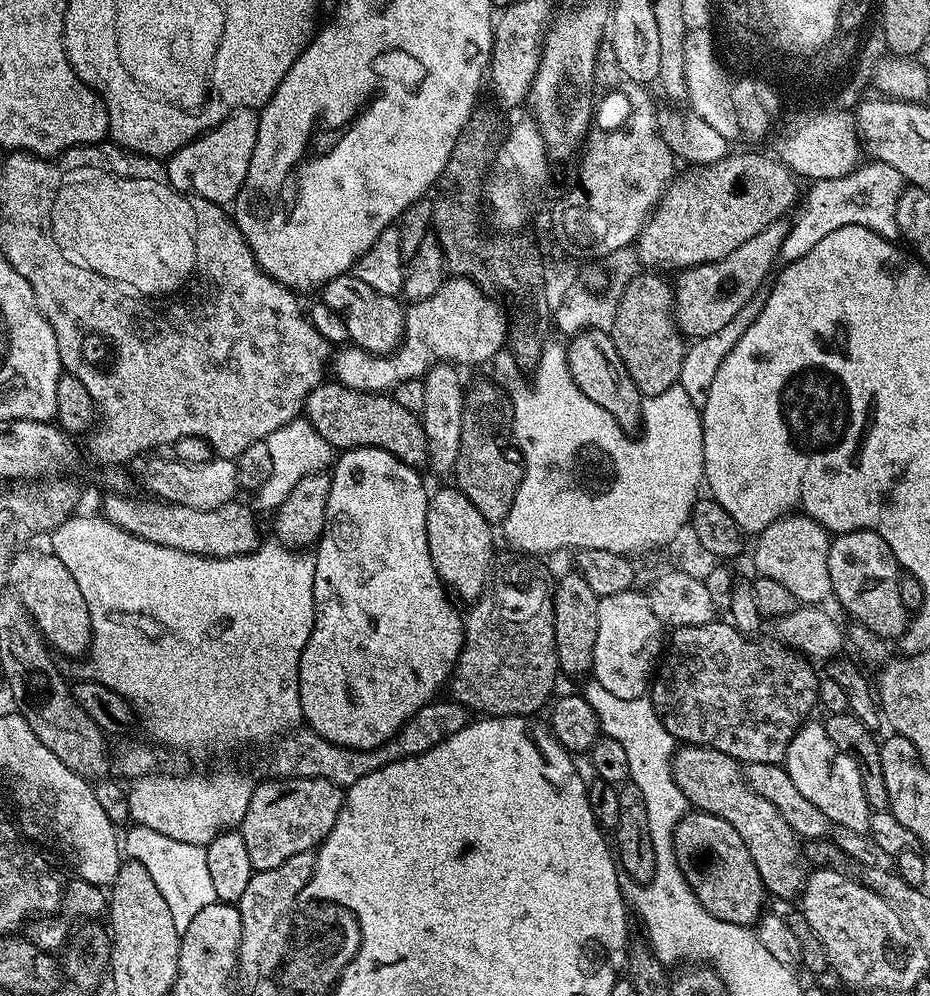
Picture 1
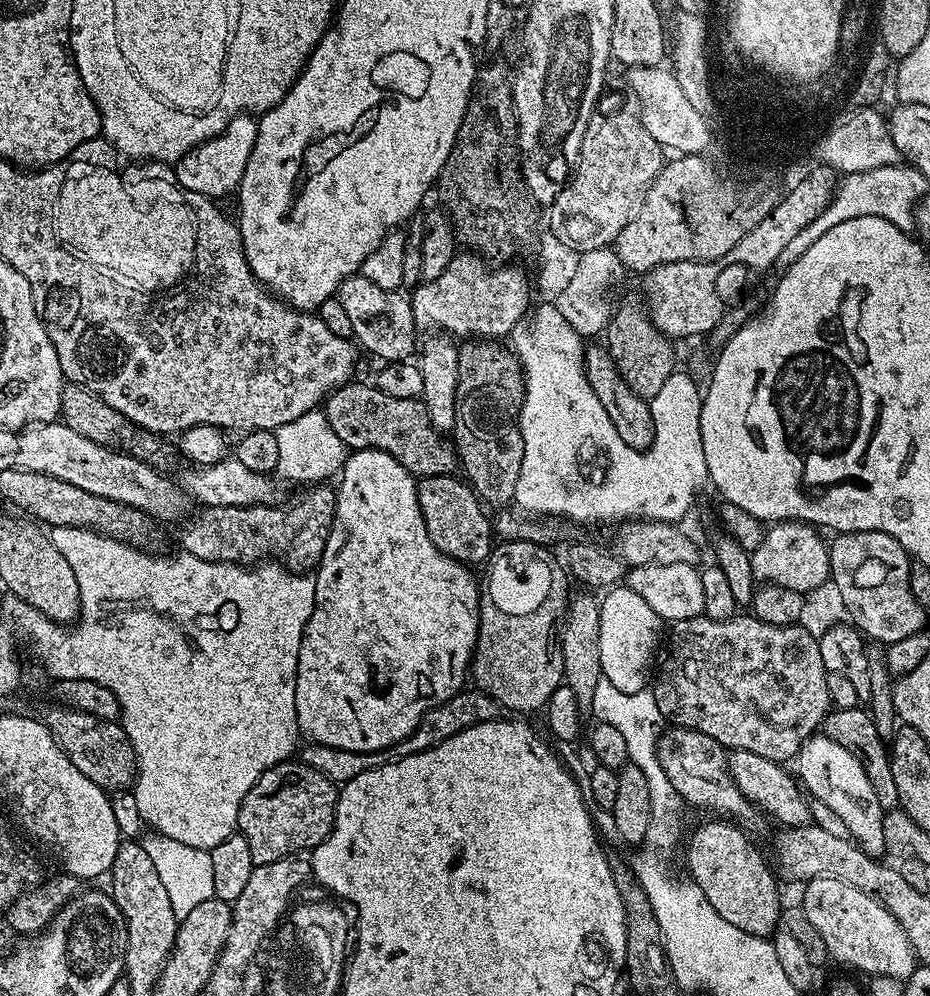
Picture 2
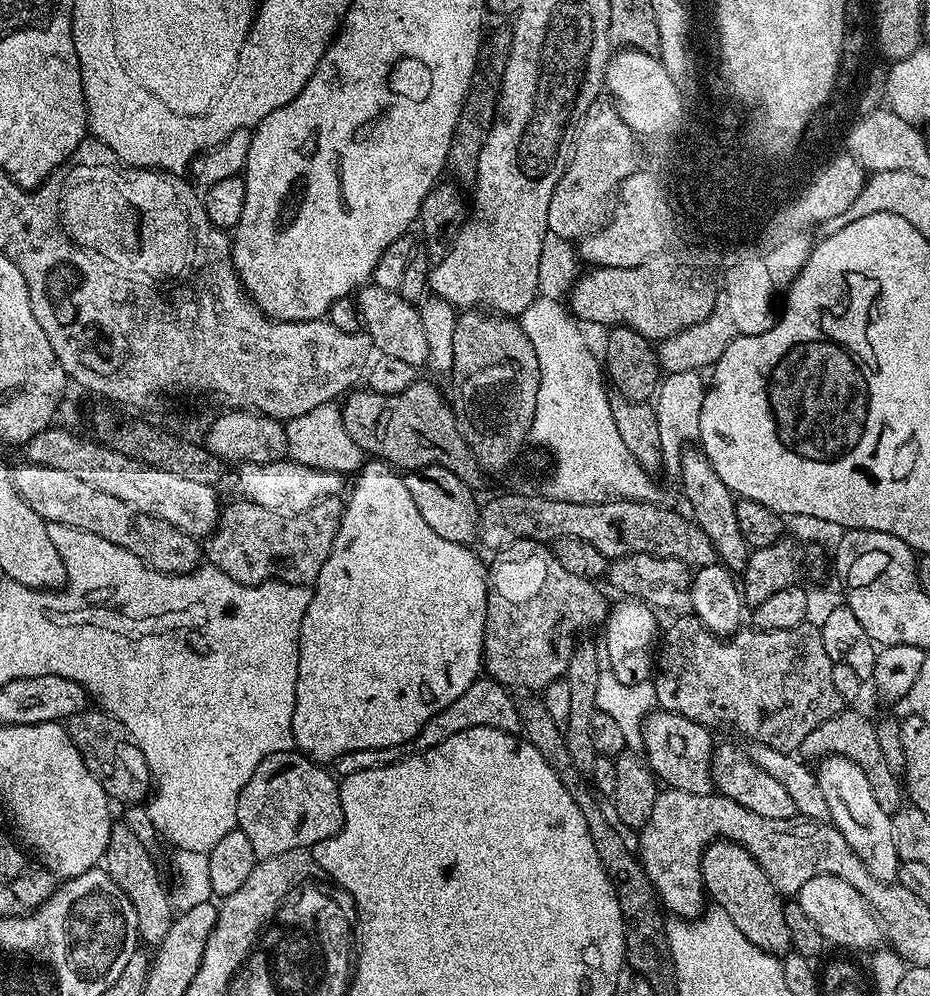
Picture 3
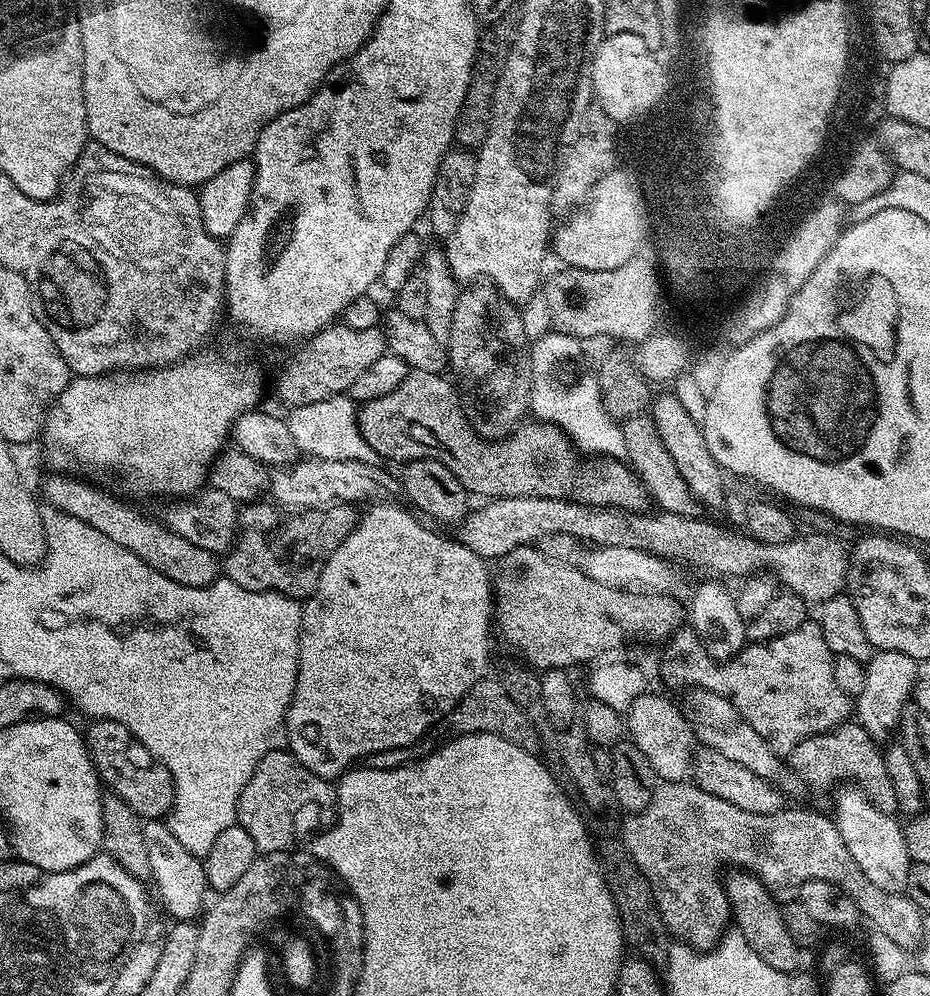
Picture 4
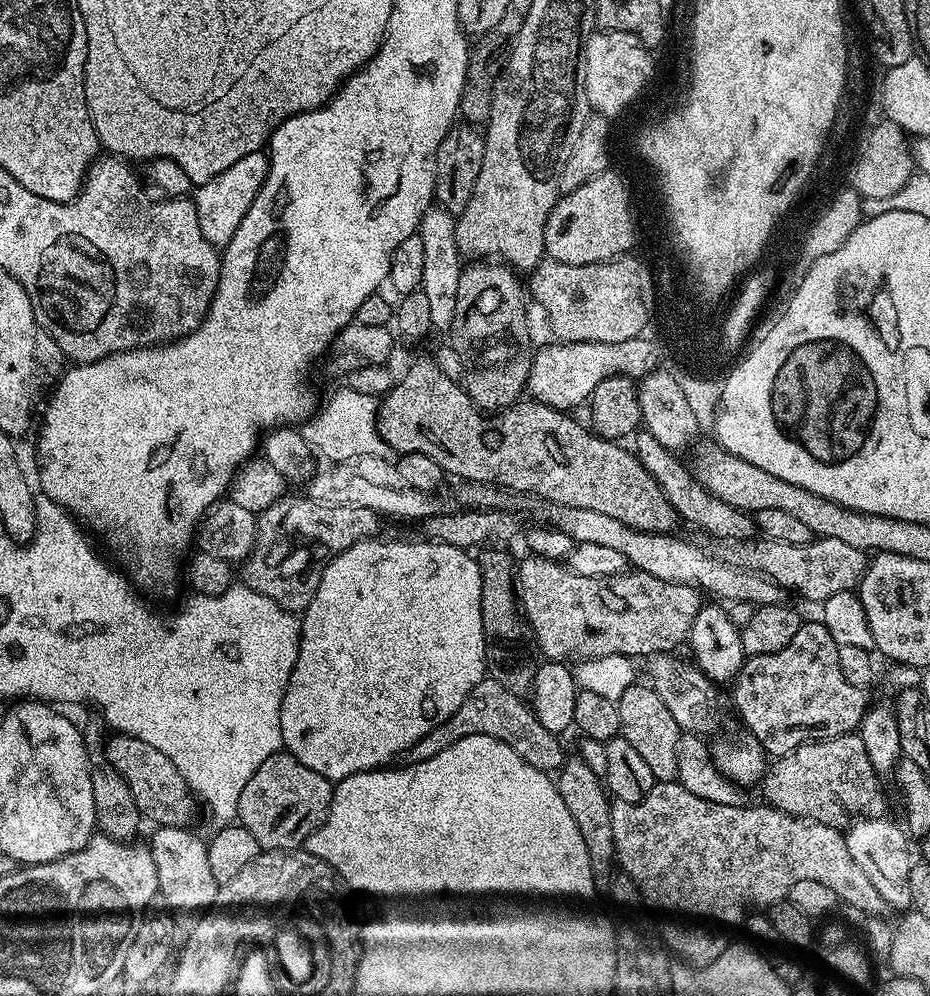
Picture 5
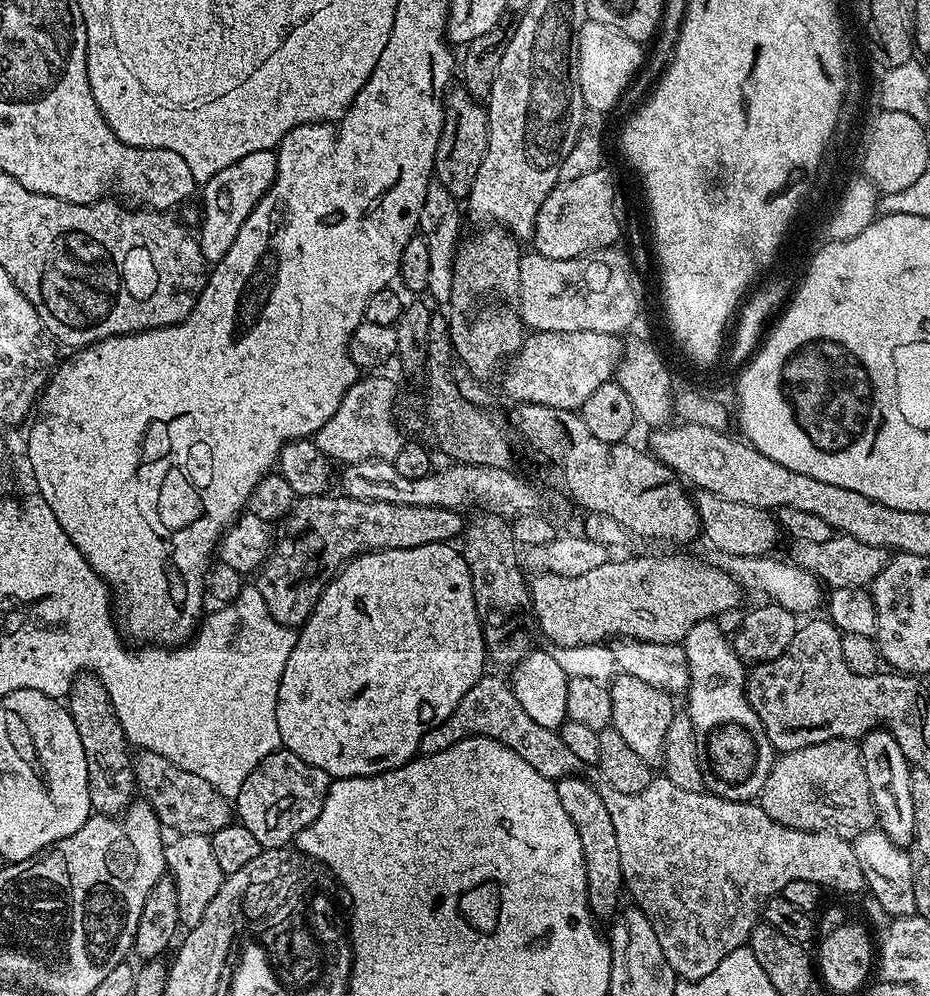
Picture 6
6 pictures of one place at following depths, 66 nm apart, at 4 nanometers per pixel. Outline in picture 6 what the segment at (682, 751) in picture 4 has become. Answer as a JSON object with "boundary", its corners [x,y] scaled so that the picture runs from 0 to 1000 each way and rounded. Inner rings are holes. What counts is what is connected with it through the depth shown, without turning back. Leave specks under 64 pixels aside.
{"boundary":[[[670,677],[657,684],[658,726],[657,730],[669,737],[669,741],[684,756],[695,769],[709,772],[714,766],[714,750],[716,749],[716,733],[720,733],[720,725],[725,718],[724,700],[710,691],[699,689],[699,685],[690,685],[690,681],[682,681]]]}

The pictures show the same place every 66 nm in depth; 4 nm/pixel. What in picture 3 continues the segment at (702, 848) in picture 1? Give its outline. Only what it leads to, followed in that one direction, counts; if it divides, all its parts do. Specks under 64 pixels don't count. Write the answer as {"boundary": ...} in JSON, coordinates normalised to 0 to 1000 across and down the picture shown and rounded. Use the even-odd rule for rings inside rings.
{"boundary":[[[771,841],[755,857],[753,872],[757,894],[765,907],[775,912],[785,926],[789,926],[789,930],[794,930],[794,934],[798,934],[798,938],[802,938],[802,942],[811,946],[811,950],[815,950],[815,954],[839,962],[852,952],[843,917],[844,901],[840,900],[832,886],[828,886],[824,873],[819,873],[815,865],[811,865],[801,851],[794,849],[788,843]]]}

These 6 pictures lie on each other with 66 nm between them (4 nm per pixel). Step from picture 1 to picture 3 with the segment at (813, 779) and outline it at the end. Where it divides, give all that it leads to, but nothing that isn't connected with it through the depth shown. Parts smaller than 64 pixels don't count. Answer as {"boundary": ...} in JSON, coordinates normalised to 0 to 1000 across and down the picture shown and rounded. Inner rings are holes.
{"boundary":[[[887,759],[876,768],[877,784],[884,789],[888,809],[892,809],[894,826],[903,834],[905,841],[914,845],[914,853],[927,861],[931,873],[945,884],[962,885],[968,871],[968,861],[962,853],[961,837],[958,831],[958,818],[944,809],[940,793],[931,777],[909,759]]]}

